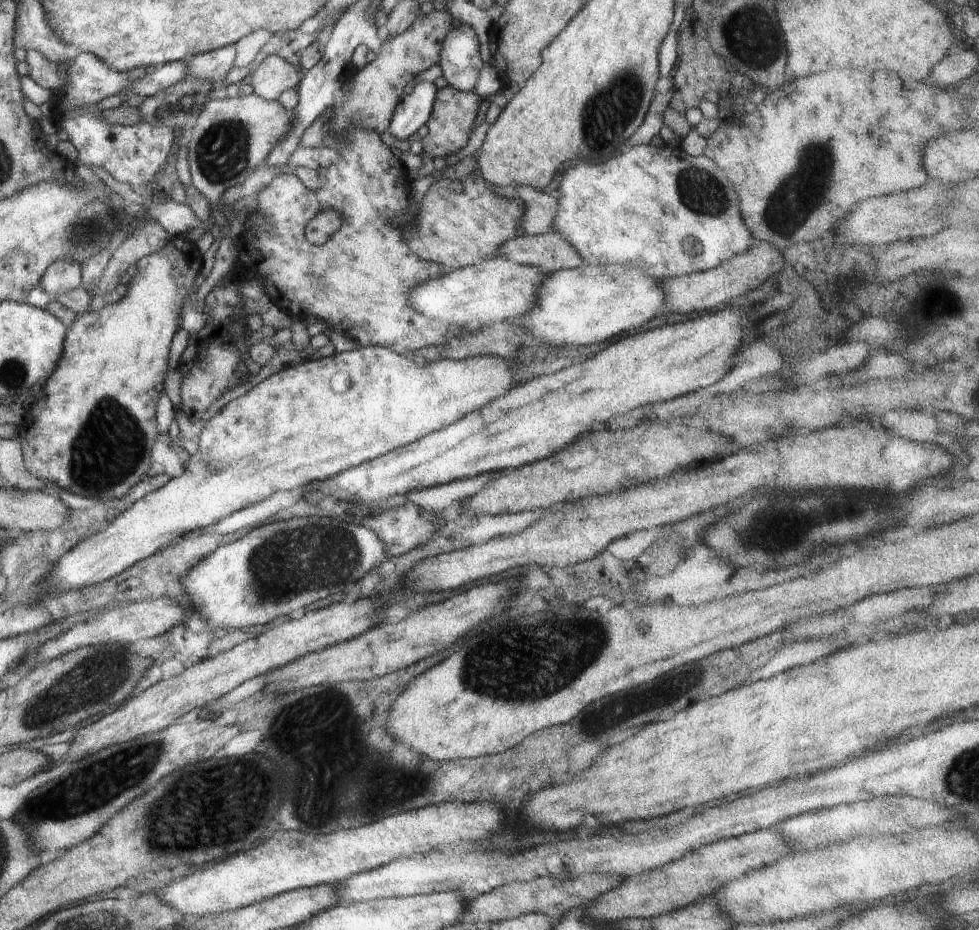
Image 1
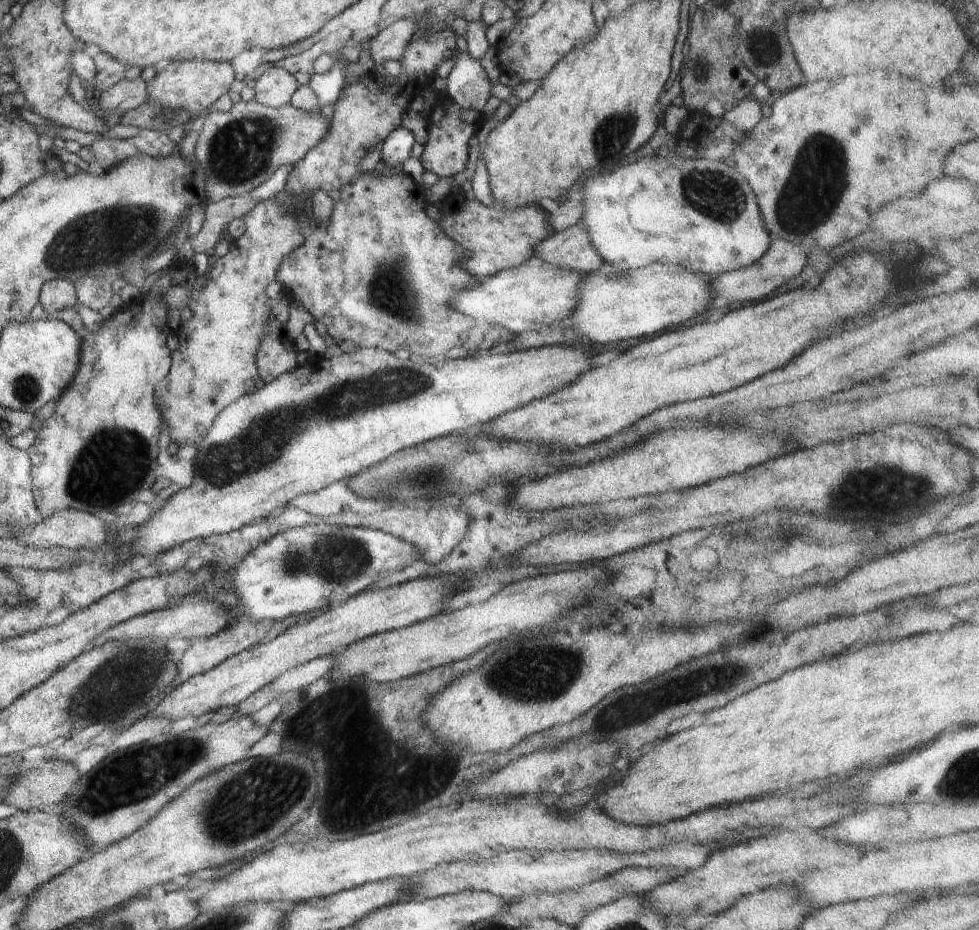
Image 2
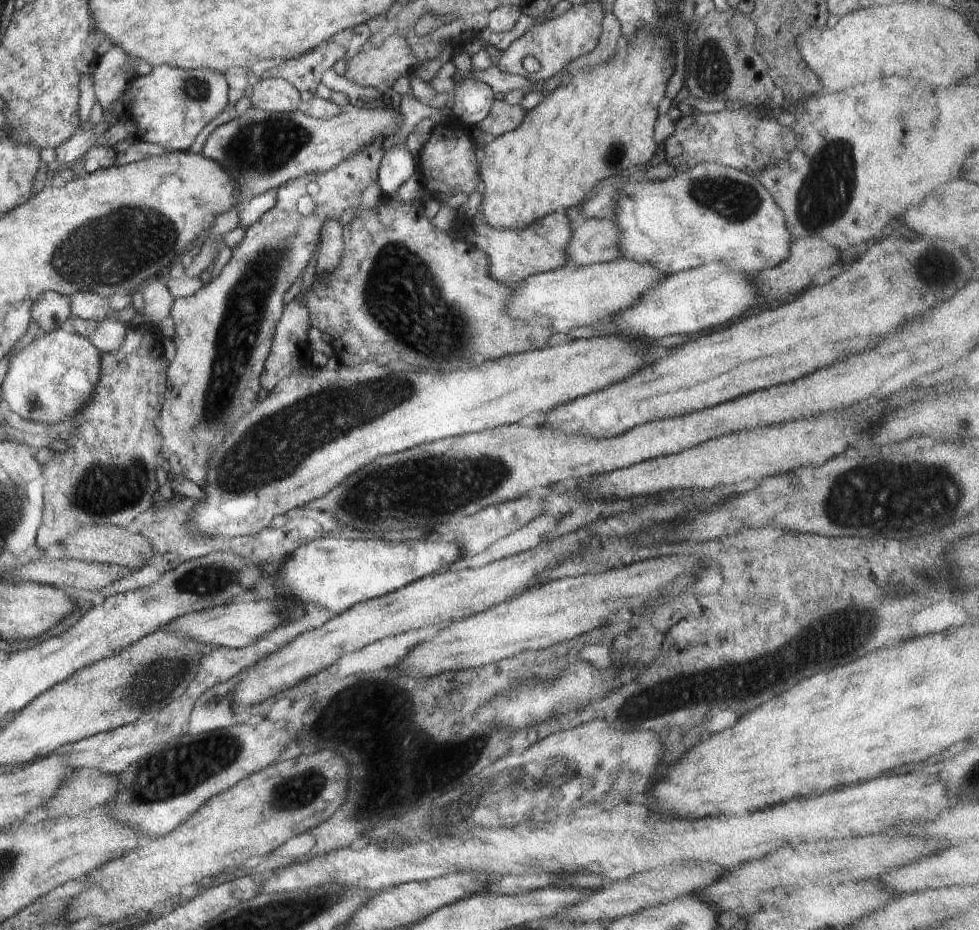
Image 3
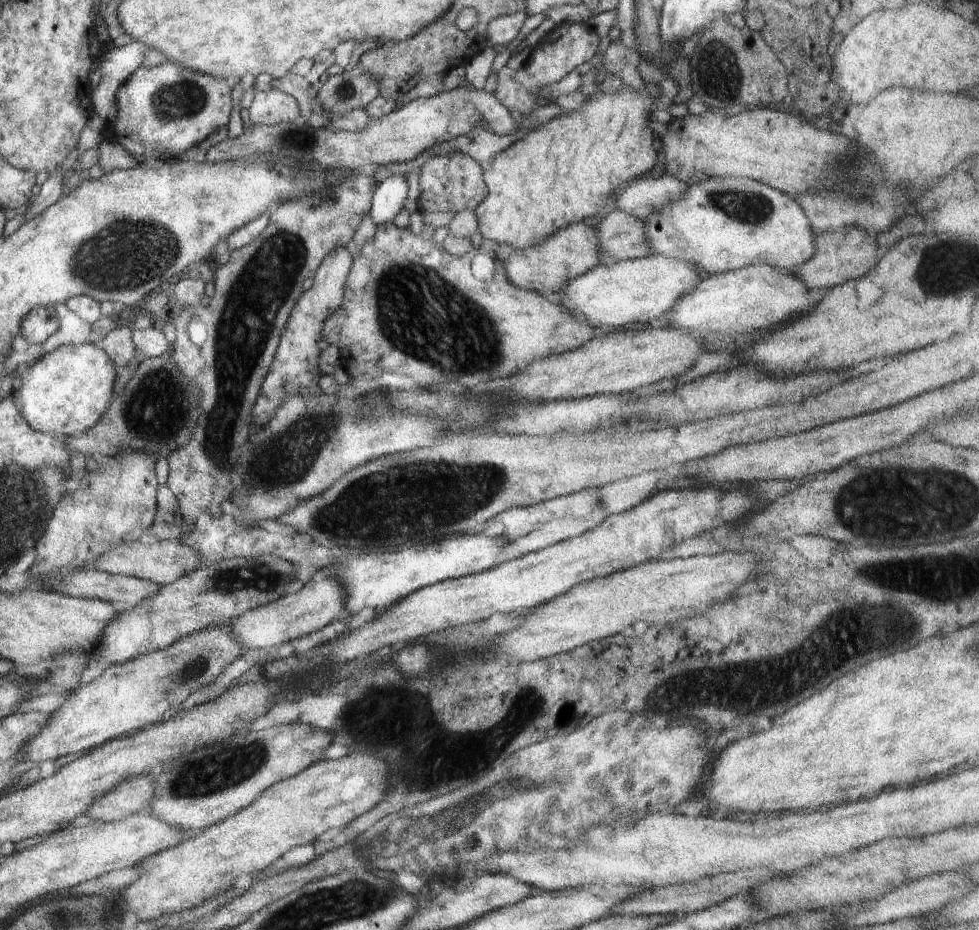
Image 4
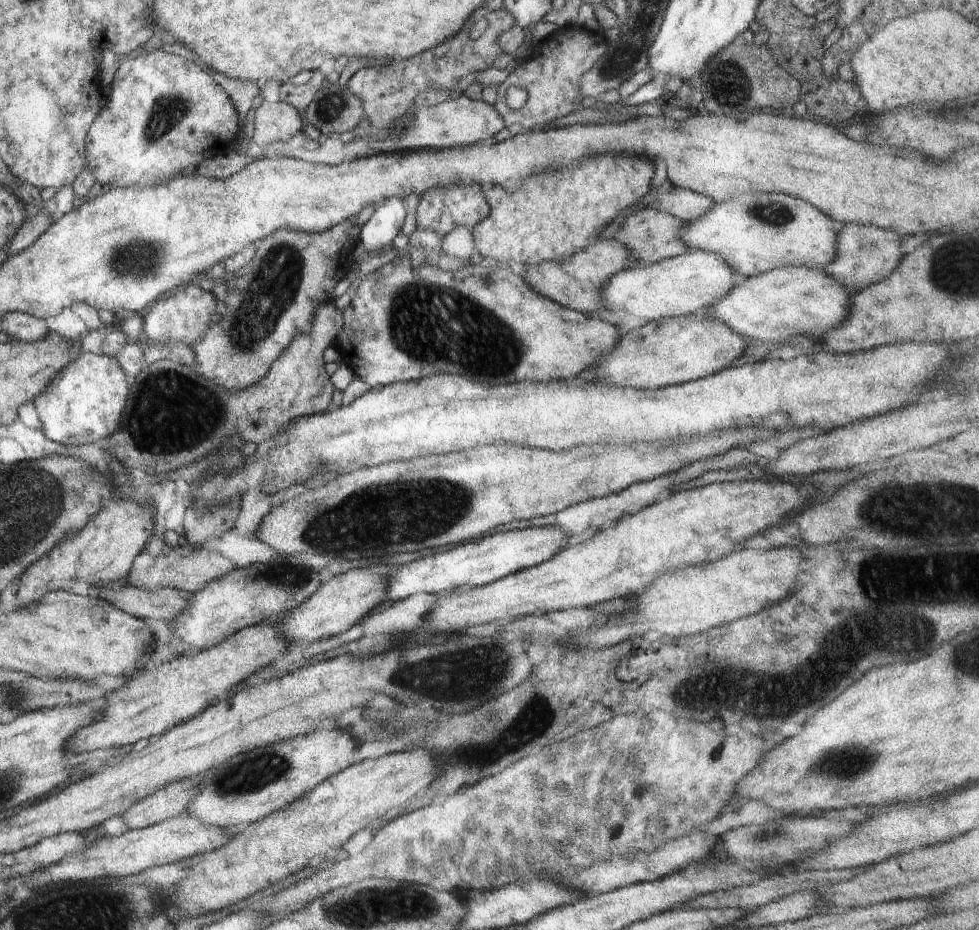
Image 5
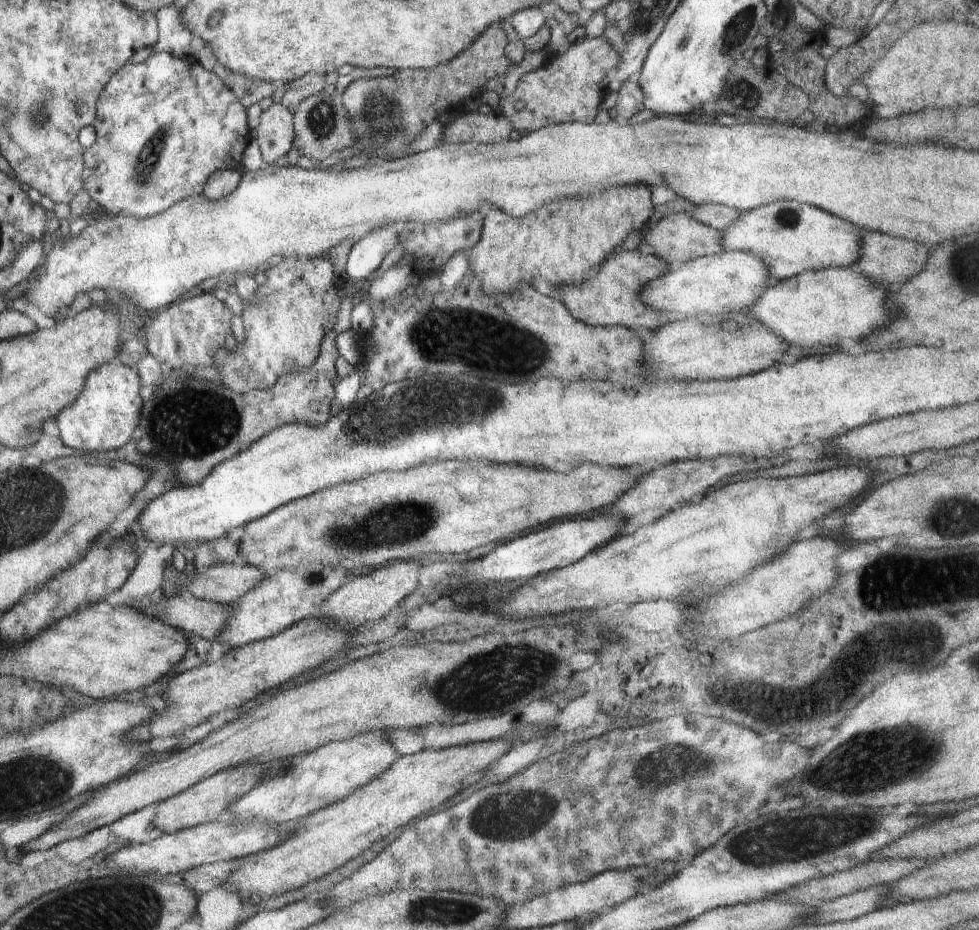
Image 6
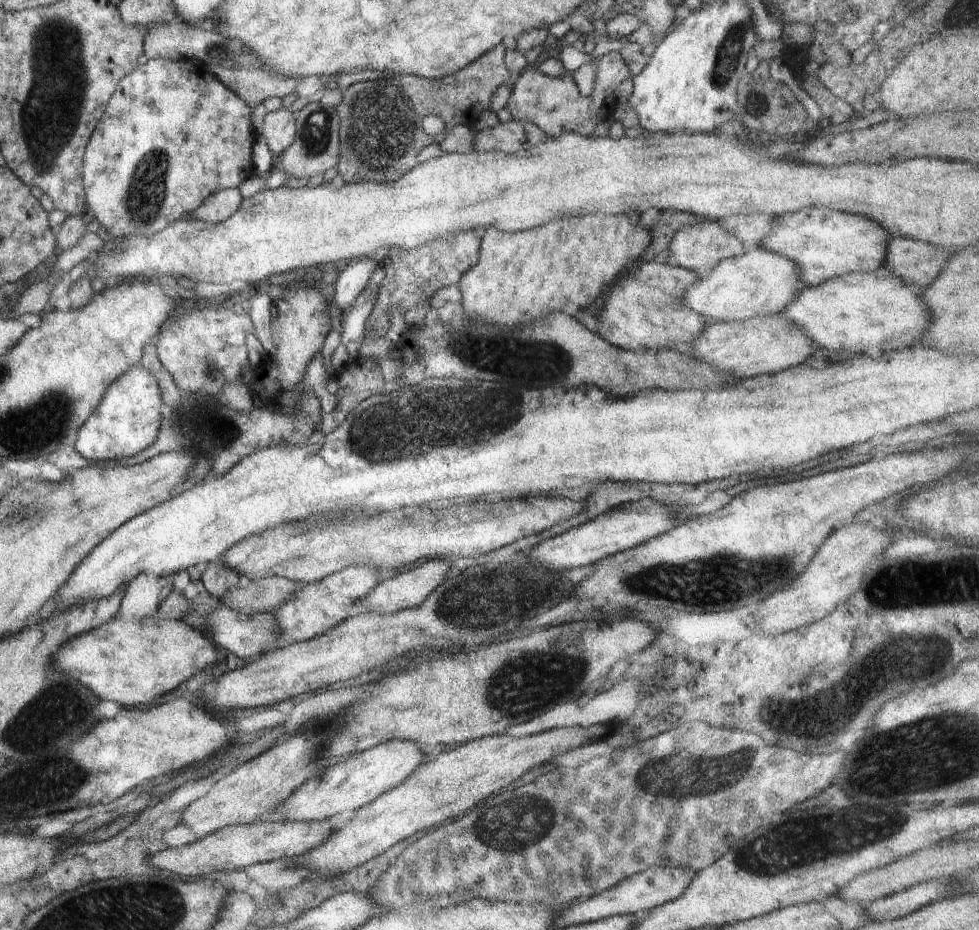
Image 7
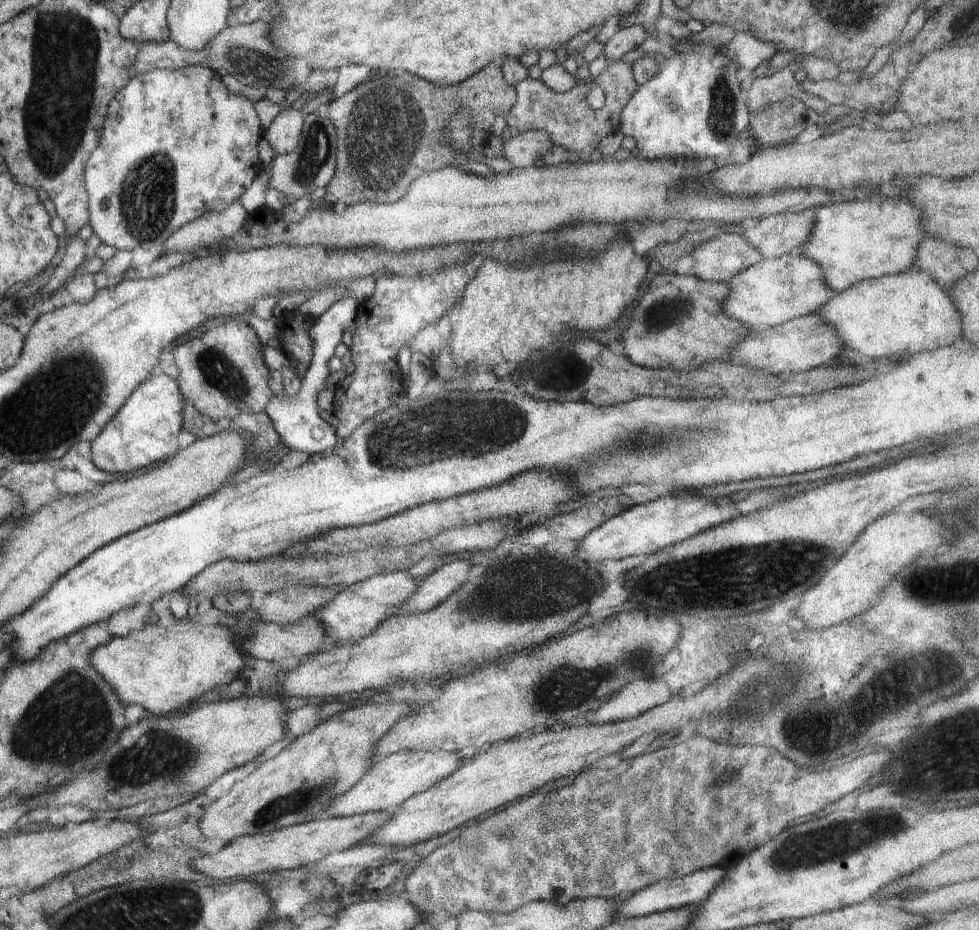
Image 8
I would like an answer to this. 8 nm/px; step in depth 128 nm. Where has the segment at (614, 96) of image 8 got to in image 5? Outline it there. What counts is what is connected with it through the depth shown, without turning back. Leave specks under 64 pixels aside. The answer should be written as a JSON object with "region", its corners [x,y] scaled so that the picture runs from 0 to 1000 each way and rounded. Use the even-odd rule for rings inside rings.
{"region":[[[592,28],[572,29],[555,47],[552,60],[537,65],[533,71],[523,76],[509,94],[505,116],[514,127],[516,135],[531,133],[537,141],[556,138],[557,134],[582,123],[599,103],[593,98],[593,84],[621,56],[622,45],[618,38],[603,35]],[[520,92],[529,92],[539,99],[539,106],[532,118],[522,118],[517,113],[516,101]]]}

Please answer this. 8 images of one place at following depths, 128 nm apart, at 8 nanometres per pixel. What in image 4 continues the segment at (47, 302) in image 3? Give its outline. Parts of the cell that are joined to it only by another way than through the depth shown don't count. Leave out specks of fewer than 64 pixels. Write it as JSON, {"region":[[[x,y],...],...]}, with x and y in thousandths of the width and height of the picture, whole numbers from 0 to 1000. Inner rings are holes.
{"region":[[[38,330],[26,340],[20,360],[34,371],[42,371],[58,356],[59,349],[55,330]]]}

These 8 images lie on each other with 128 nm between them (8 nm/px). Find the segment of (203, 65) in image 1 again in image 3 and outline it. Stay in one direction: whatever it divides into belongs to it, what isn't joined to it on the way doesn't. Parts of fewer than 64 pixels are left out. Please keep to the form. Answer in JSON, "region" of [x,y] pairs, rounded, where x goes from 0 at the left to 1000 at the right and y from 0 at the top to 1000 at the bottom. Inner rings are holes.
{"region":[[[161,70],[148,82],[139,81],[132,89],[132,109],[128,115],[129,127],[133,127],[138,134],[134,144],[141,154],[149,152],[158,156],[165,156],[172,162],[190,162],[198,155],[202,143],[217,129],[225,129],[233,110],[233,88],[229,80],[215,74],[194,74]]]}

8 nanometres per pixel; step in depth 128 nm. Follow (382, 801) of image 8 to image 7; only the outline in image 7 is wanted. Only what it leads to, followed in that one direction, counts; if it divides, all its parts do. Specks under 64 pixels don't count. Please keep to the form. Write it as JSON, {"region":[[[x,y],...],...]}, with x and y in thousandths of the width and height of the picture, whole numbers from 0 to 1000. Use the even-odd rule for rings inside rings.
{"region":[[[394,797],[363,811],[358,817],[334,824],[329,838],[319,838],[311,842],[289,866],[285,866],[282,877],[279,878],[306,884],[348,881],[408,846],[427,825],[436,819],[436,815],[439,812],[427,804],[423,797]]]}

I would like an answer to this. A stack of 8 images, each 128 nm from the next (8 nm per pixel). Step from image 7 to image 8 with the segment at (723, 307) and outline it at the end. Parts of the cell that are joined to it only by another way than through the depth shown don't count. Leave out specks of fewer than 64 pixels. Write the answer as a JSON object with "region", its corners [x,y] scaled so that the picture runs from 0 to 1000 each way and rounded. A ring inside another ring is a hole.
{"region":[[[801,273],[797,277],[779,277],[770,286],[756,290],[743,304],[746,323],[742,323],[742,338],[764,354],[782,355],[817,340],[836,337],[853,315],[844,310],[840,288],[821,274]]]}

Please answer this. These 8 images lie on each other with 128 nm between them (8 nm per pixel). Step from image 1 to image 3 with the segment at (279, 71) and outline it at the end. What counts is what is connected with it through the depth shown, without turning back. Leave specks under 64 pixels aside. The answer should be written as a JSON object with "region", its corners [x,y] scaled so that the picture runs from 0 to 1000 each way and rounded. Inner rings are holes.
{"region":[[[286,82],[268,85],[258,92],[257,115],[273,122],[304,119],[307,103],[304,97]]]}

